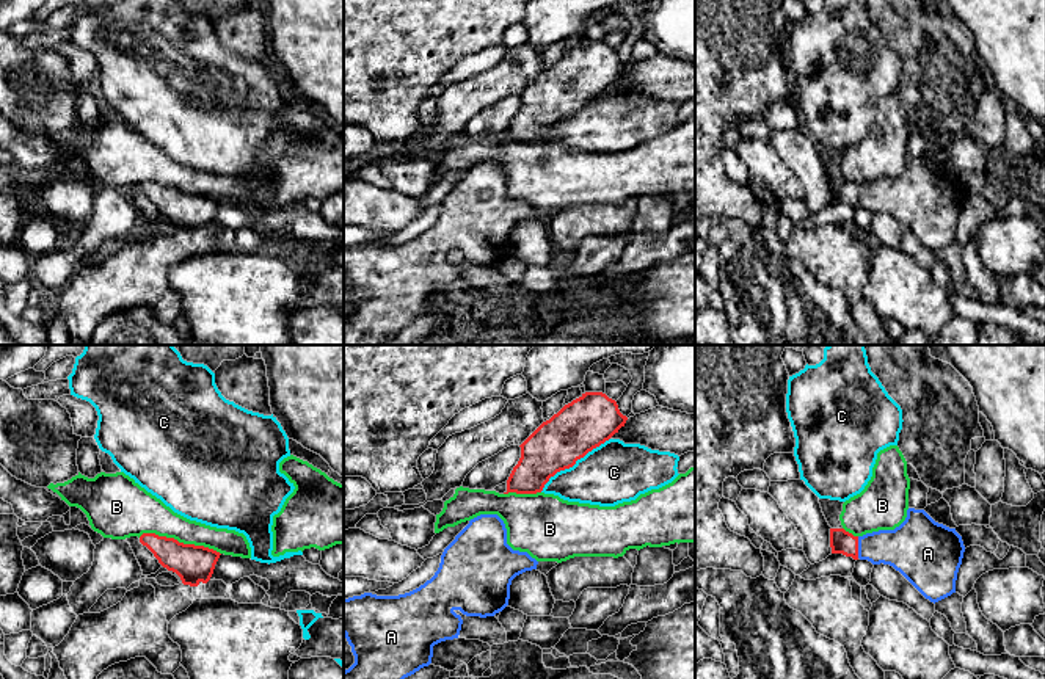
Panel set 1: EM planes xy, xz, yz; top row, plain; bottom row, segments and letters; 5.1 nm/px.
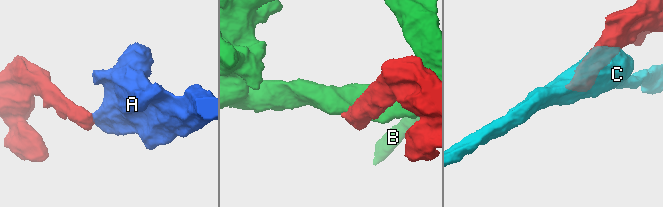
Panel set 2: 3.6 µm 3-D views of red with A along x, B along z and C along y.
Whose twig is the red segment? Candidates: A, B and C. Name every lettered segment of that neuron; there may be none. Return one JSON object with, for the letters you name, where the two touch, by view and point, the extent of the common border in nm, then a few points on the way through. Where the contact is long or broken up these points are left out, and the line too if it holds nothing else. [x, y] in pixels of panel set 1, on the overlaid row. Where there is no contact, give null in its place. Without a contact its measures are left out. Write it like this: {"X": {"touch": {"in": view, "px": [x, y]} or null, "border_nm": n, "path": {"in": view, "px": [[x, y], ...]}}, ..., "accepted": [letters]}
{"A": {"touch": {"in": "yz", "px": [857, 548]}, "border_nm": 110, "path": {"in": "yz", "px": [[841, 541], [857, 548], [906, 548]]}}, "accepted": ["A"]}

